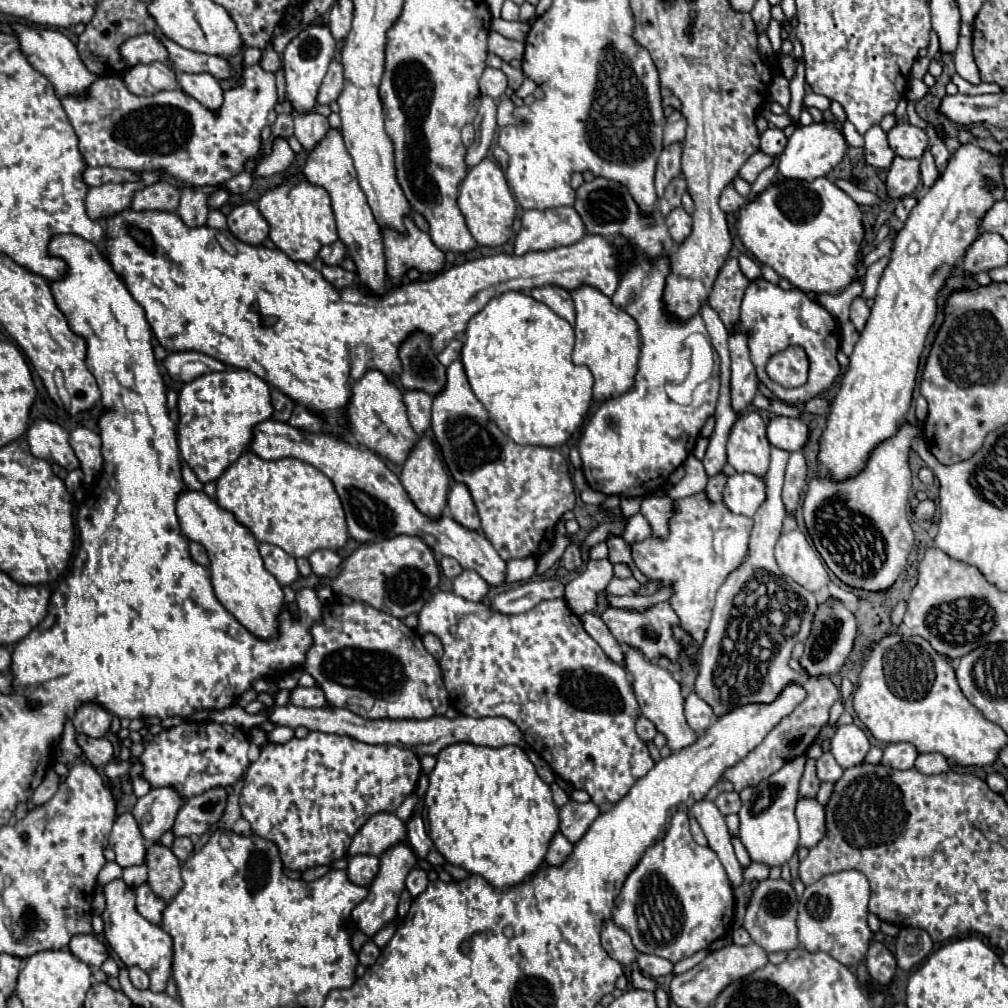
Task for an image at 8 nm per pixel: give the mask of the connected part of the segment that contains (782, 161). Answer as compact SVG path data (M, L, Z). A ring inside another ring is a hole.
M821 121L811 125L801 125L789 137L783 155L779 157L779 179L803 179L813 181L825 177L843 159L847 151L847 141L833 121Z

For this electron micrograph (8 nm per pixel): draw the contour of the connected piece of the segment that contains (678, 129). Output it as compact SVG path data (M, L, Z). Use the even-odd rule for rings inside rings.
M673 111L667 117L665 131L663 131L663 145L669 147L669 143L681 143L685 137L685 119L679 111Z

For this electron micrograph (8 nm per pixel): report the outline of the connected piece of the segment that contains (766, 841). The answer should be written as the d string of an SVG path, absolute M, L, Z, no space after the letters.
M799 755L797 759L791 759L781 767L777 773L773 773L769 779L763 779L755 791L753 797L743 803L739 809L739 839L745 845L749 857L753 863L765 863L769 867L781 867L785 865L797 845L799 845L799 829L795 819L795 801L799 797L799 779L803 773L805 755Z

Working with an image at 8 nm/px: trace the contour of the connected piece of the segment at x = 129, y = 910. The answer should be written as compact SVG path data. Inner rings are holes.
M123 879L111 881L105 889L105 901L107 907L101 915L105 923L105 939L111 945L111 949L117 953L117 957L125 963L125 967L139 967L143 969L151 979L151 991L163 991L165 983L171 975L171 959L173 959L173 941L171 937L157 925L143 919L135 907L135 895L133 887L125 885Z

